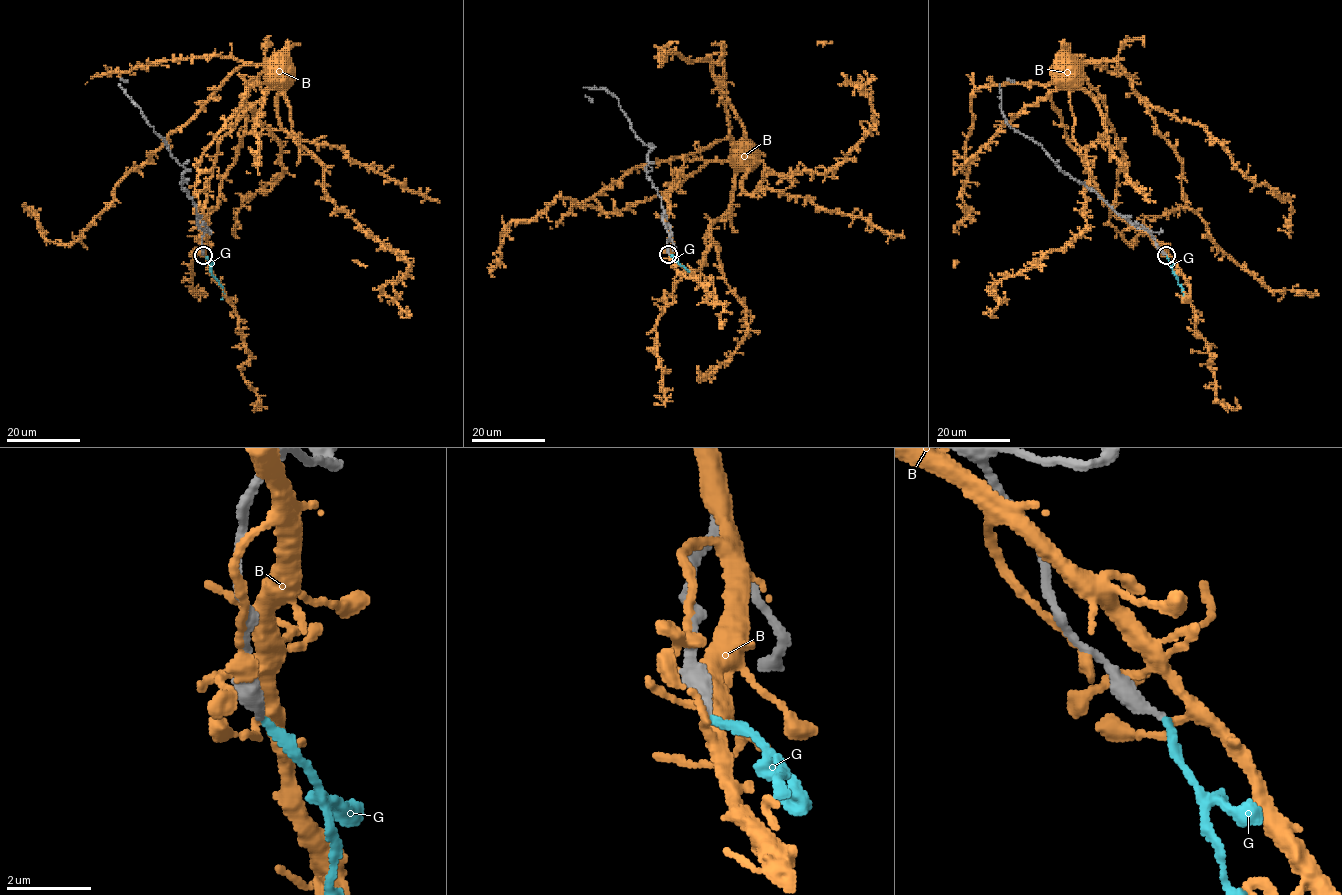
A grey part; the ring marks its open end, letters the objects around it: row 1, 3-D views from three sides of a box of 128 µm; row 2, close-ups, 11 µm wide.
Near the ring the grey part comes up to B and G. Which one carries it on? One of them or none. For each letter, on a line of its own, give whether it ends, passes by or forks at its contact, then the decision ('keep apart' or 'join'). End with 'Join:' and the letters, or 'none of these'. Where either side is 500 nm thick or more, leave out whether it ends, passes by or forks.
B: it forks; keep apart
G: it ends; keep apart
Join: none of these

